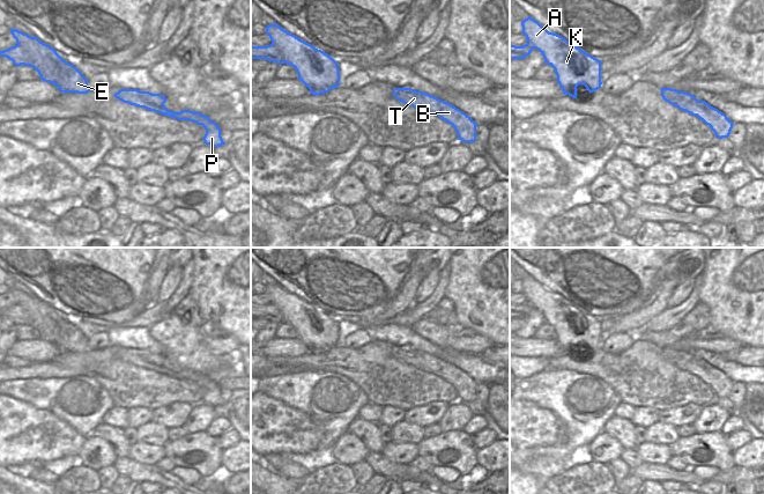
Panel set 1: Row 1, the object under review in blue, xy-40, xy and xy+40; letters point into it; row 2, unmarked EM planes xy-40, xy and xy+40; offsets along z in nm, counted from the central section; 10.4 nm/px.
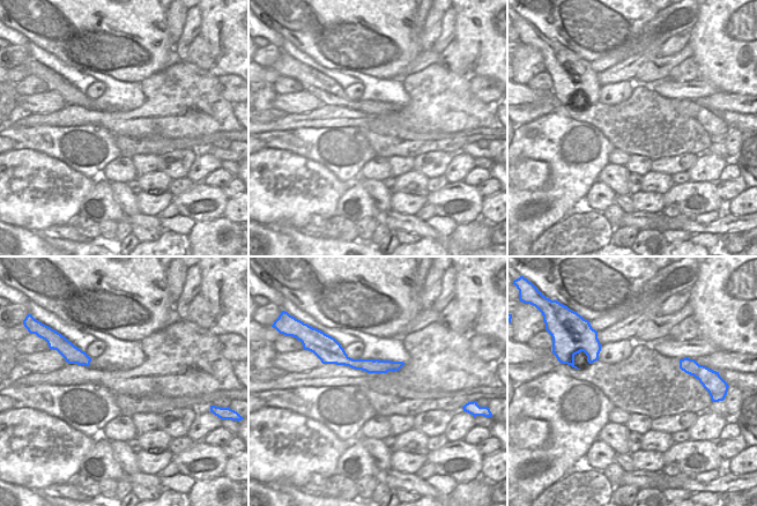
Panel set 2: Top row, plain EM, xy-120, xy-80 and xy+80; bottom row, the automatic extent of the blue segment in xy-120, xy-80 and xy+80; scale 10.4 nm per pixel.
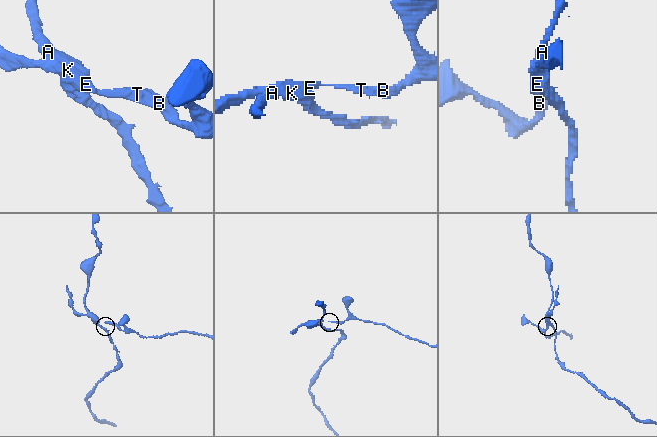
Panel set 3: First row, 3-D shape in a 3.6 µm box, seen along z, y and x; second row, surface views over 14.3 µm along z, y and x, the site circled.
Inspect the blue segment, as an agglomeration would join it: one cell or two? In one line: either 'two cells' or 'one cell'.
two cells

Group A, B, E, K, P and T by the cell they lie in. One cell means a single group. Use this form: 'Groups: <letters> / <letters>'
Groups: A K / B E P T.

